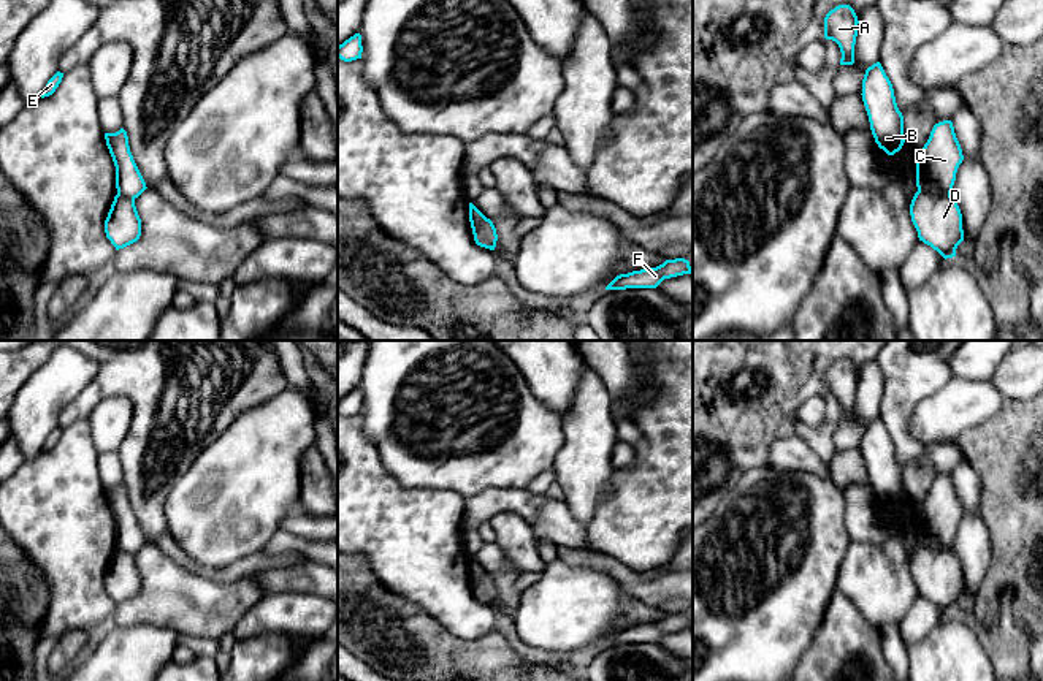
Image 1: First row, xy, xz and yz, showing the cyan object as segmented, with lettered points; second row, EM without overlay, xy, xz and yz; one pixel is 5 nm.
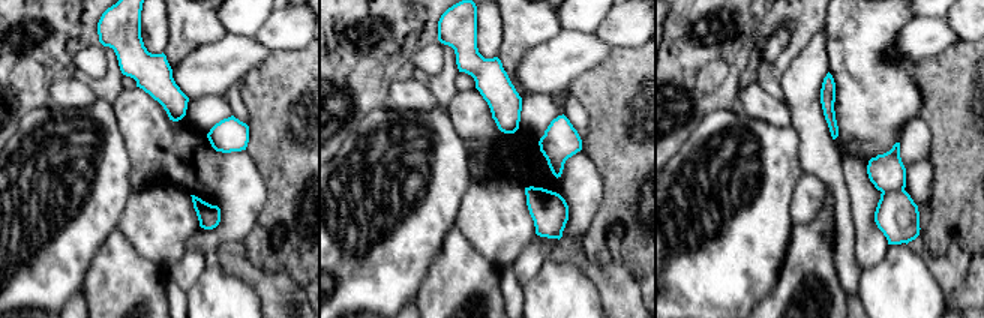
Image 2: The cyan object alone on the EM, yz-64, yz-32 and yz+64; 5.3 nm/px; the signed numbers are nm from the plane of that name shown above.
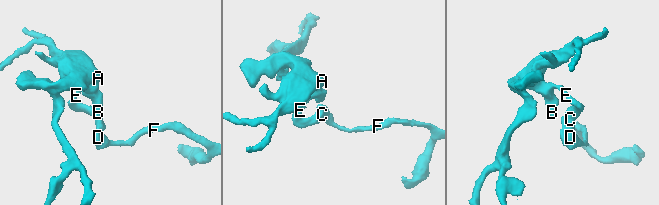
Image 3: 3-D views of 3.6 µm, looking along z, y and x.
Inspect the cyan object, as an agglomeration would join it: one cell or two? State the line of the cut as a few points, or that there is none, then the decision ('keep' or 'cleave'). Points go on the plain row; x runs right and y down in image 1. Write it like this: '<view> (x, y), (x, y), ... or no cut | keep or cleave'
yz (918, 544), (950, 551) | cleave

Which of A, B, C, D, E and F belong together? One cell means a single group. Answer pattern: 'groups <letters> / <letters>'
groups A B C E / D F

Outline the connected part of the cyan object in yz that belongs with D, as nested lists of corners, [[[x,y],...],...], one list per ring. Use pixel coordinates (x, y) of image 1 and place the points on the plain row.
[[[918,545],[910,559],[910,570],[919,595],[945,614],[956,611],[956,603],[964,595],[964,584],[962,569],[953,551]]]

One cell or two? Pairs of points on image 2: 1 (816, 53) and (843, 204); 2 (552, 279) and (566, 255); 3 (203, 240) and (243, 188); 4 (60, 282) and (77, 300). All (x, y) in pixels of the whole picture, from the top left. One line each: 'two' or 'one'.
1: one
2: one
3: one
4: two

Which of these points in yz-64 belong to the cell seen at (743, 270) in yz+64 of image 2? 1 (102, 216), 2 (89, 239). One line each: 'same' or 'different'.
1: same
2: same

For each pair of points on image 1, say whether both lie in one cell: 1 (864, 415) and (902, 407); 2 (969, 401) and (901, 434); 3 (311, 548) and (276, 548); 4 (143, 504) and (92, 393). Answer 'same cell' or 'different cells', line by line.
1: different cells
2: different cells
3: same cell
4: same cell

